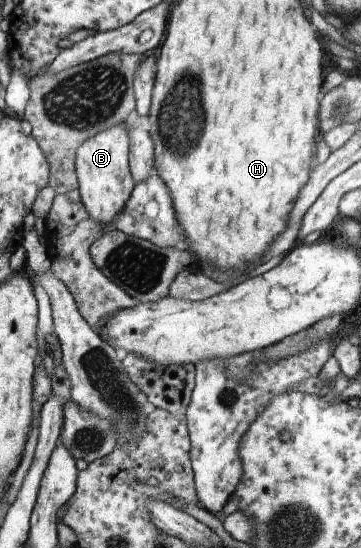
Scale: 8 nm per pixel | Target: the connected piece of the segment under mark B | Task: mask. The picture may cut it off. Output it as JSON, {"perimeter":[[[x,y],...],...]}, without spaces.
{"perimeter":[[[125,123],[113,126],[109,130],[99,132],[97,136],[85,140],[76,152],[76,176],[82,204],[87,214],[110,227],[115,216],[125,208],[129,196],[132,196],[135,182],[130,172],[129,162],[129,130]]]}

